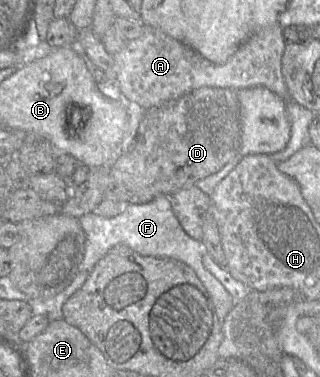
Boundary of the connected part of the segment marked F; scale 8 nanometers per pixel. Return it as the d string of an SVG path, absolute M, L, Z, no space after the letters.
M159 196L151 202L143 204L129 204L113 218L90 212L82 216L79 221L86 237L85 253L80 271L91 272L97 262L111 248L116 245L126 245L142 256L171 258L192 268L211 297L221 323L237 303L220 281L204 267L203 256L206 253L202 241L193 239L185 232L172 209L170 196Z

